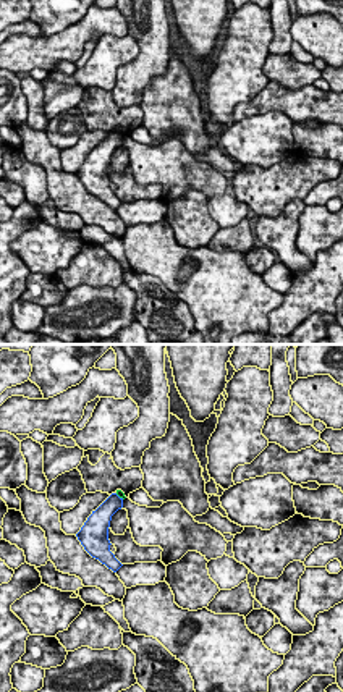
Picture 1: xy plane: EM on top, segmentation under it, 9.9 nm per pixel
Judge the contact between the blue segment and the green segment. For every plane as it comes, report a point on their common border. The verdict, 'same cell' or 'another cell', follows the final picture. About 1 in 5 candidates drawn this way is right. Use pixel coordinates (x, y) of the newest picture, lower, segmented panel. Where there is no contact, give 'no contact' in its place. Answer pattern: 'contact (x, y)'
contact (118, 497)

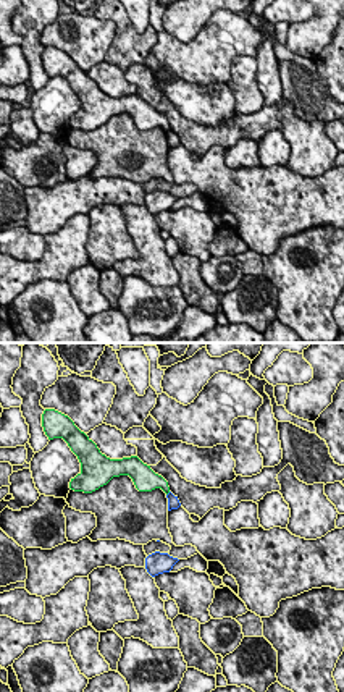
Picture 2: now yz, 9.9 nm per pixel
contact (168, 493)

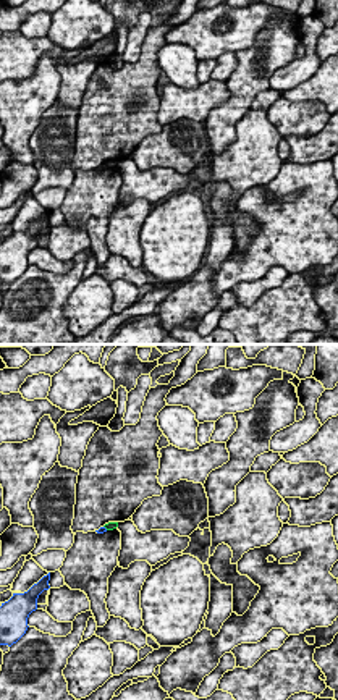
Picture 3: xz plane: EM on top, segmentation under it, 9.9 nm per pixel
no contact

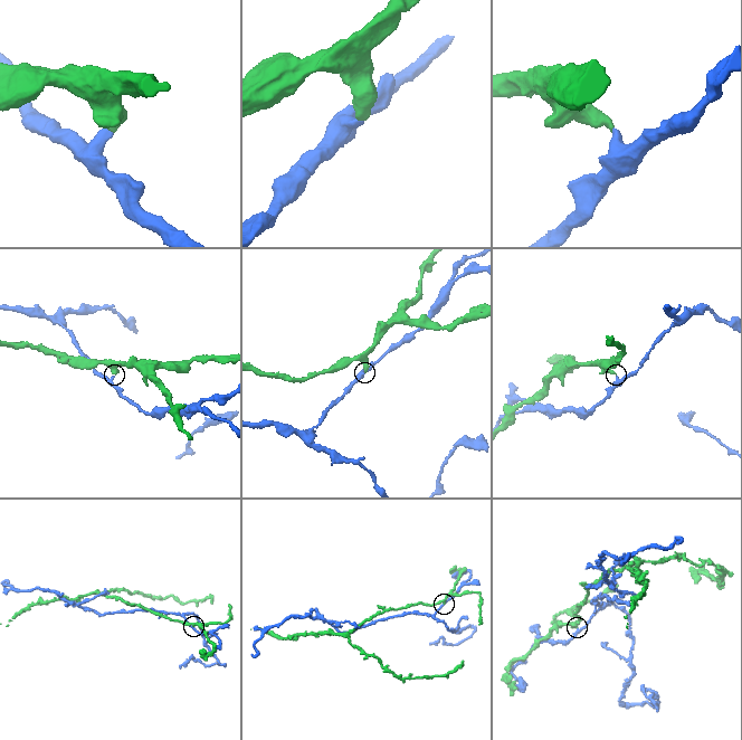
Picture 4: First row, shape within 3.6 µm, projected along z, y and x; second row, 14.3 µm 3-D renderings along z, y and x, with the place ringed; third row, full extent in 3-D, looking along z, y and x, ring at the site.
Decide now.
another cell

